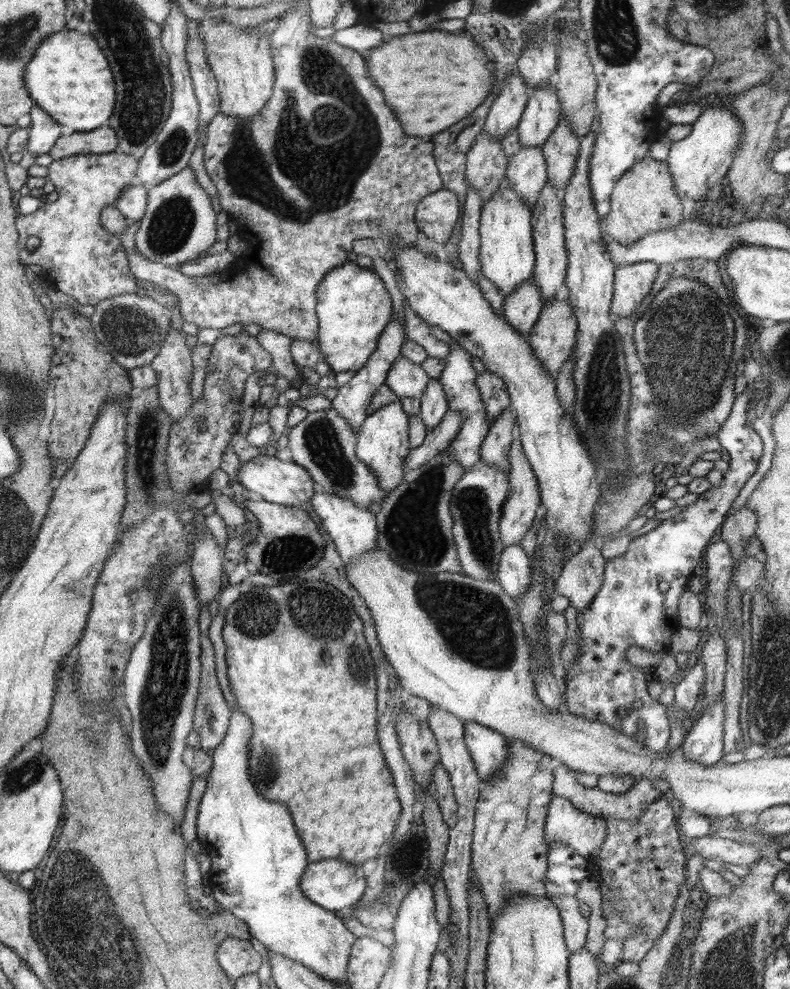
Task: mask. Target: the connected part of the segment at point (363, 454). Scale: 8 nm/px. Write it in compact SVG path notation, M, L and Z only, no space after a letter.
M400 399L387 404L378 411L369 415L357 432L356 456L371 467L371 471L377 478L381 490L396 490L404 480L404 473L407 471L405 460L411 451L409 443L409 416L402 409Z

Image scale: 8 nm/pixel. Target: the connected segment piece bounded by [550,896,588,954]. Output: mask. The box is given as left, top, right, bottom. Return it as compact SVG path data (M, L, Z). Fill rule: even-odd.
M556 896L556 898L551 898L550 900L558 907L568 950L572 954L577 950L584 949L588 921L587 918L581 915L579 901L575 896Z

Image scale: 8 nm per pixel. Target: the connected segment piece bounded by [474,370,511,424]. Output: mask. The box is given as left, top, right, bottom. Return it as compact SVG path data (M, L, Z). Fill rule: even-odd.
M488 370L478 372L474 381L481 392L486 420L488 424L492 424L506 408L511 407L506 383L497 374Z

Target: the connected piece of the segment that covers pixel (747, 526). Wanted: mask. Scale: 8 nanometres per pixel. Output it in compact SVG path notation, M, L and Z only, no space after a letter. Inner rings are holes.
M744 505L734 514L728 514L718 530L718 536L730 545L732 562L736 563L746 556L744 545L755 534L757 527L756 511Z

